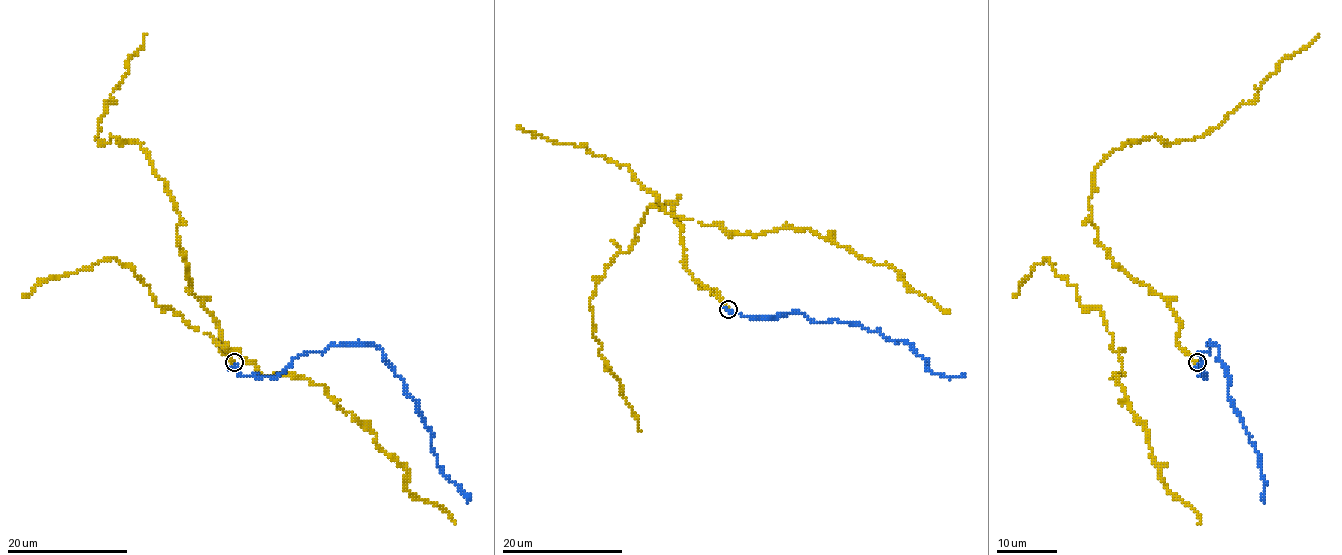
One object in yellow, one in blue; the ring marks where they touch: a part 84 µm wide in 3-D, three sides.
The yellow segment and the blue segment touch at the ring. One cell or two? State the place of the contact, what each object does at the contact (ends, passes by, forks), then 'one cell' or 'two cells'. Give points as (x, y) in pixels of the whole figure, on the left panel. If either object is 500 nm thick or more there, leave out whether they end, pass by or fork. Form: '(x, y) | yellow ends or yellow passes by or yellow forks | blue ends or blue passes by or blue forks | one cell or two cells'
(234, 362) | yellow ends | blue passes by | one cell

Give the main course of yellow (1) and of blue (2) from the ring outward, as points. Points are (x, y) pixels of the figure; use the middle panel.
1: (728, 309), (686, 267), (675, 203), (648, 206), (590, 308), (599, 354), (640, 432)
2: (728, 311), (772, 317), (799, 312), (817, 321), (859, 324), (893, 341), (906, 341), (933, 374), (962, 376)

